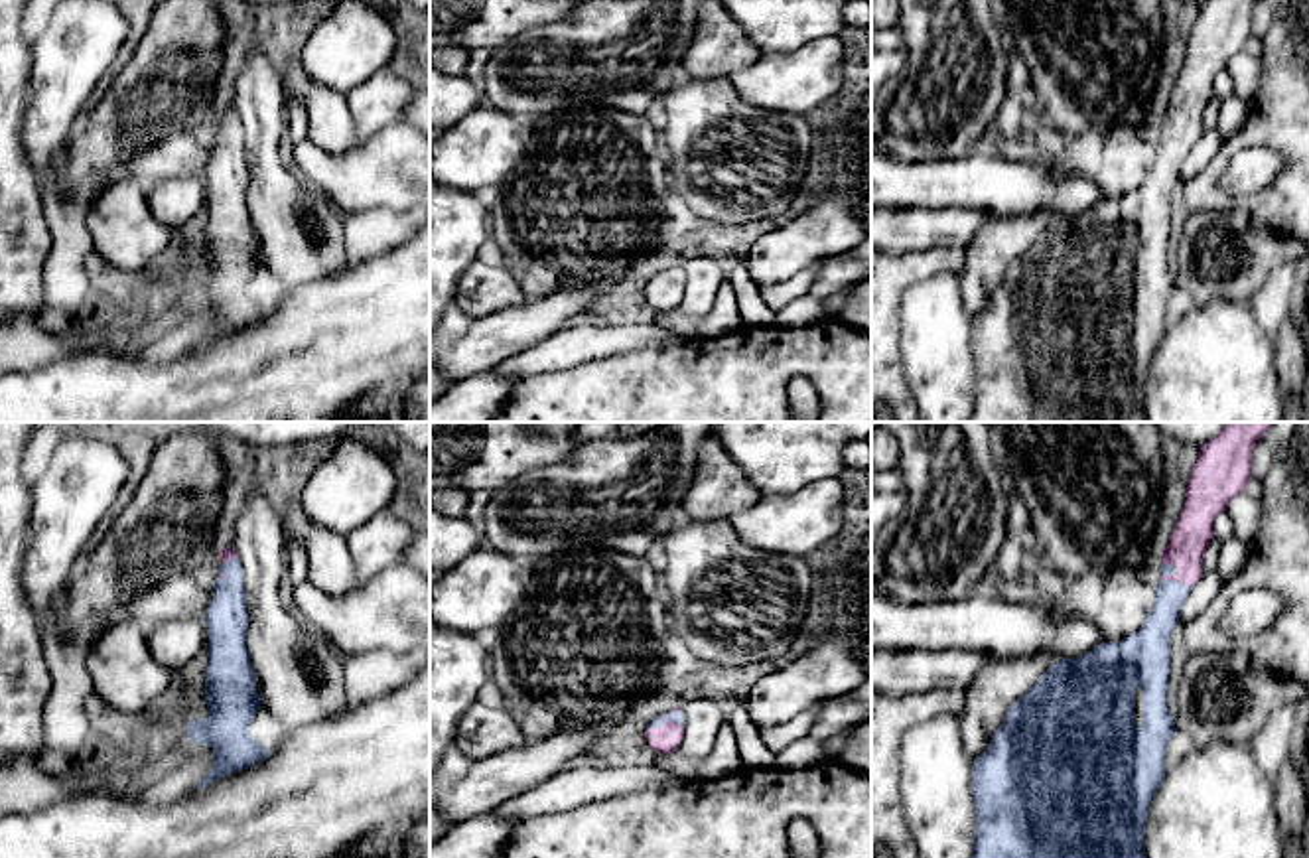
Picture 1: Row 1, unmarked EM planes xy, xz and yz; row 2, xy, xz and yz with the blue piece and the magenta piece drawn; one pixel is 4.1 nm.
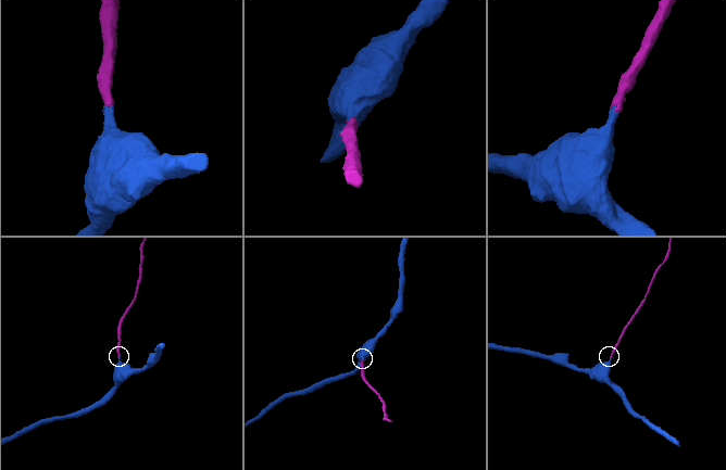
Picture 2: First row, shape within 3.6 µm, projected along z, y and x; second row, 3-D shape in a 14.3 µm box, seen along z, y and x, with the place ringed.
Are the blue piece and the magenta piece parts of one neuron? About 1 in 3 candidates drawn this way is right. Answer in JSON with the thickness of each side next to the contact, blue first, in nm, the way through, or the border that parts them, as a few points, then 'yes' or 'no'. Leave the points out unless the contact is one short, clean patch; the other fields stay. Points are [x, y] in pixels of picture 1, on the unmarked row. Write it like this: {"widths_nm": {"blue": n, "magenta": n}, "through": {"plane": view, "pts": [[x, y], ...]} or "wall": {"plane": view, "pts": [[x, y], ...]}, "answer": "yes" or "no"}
{"widths_nm": {"blue": 50, "magenta": 160}, "through": {"plane": "yz", "pts": [[1166, 127], [1171, 133], [1181, 123], [1193, 89]]}, "answer": "yes"}

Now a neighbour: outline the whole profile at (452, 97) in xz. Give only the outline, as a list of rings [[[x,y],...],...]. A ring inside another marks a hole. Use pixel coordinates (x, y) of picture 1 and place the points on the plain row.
[[[430,65],[430,142],[479,107],[483,107],[483,91],[477,81]]]

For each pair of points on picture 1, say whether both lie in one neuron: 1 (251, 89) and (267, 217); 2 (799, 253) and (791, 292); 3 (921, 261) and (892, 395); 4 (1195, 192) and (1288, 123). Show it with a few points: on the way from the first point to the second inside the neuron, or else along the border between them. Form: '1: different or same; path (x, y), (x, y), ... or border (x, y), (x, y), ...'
1: same; path (263, 121), (267, 186)
2: different; border (838, 257), (813, 263), (763, 292)
3: same; path (892, 294), (892, 361)
4: same; path (1217, 166), (1239, 141), (1262, 127)

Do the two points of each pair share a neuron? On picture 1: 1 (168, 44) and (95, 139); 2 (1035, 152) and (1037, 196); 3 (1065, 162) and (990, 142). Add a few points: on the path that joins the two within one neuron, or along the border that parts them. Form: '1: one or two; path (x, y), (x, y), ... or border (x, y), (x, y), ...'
1: one; path (154, 68), (142, 79), (142, 91), (119, 115)
2: two; border (990, 150), (1010, 160), (1081, 174)
3: one; path (1047, 154), (1037, 148), (1008, 148)

